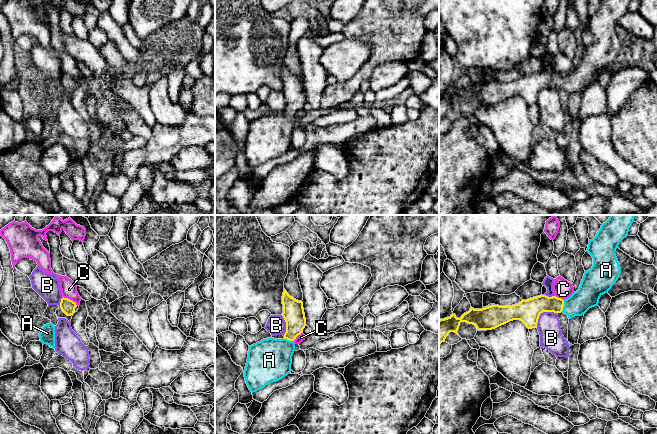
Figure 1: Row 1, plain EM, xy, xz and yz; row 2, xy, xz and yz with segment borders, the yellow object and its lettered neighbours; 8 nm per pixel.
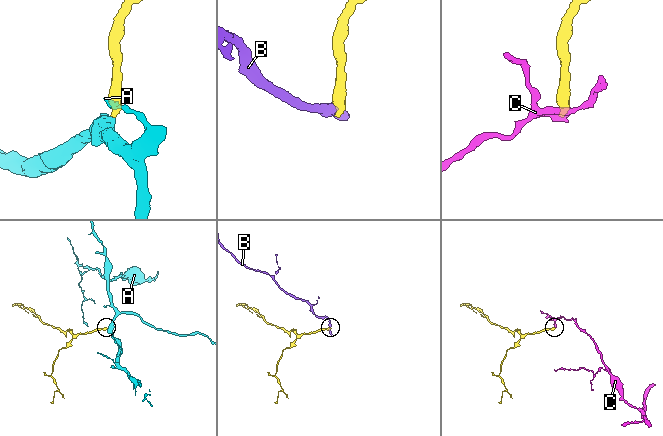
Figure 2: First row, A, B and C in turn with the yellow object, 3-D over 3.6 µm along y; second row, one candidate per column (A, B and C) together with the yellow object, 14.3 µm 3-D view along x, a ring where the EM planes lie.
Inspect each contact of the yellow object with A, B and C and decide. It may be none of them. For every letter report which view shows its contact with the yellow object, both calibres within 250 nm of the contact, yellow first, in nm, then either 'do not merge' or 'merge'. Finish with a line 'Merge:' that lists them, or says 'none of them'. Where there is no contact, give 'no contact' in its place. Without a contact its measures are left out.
A: yz | 160/190 nm | merge
B: yz | 190/190 nm | do not merge
C: xy | 110/130 nm | do not merge
Merge: A

